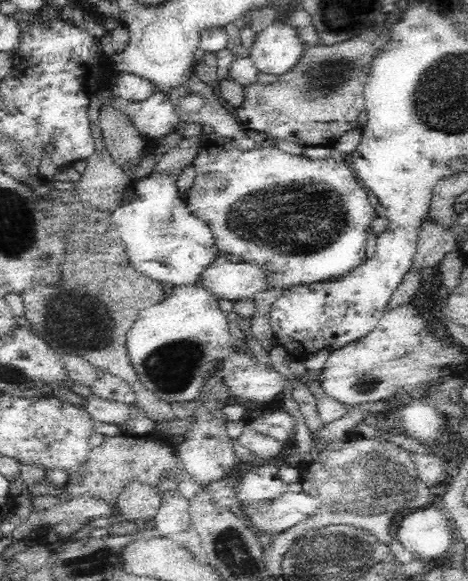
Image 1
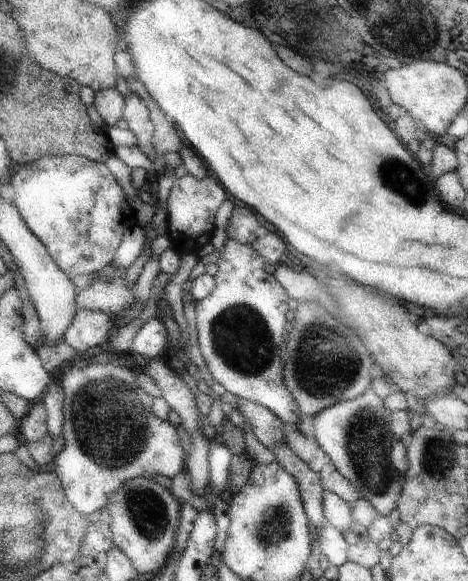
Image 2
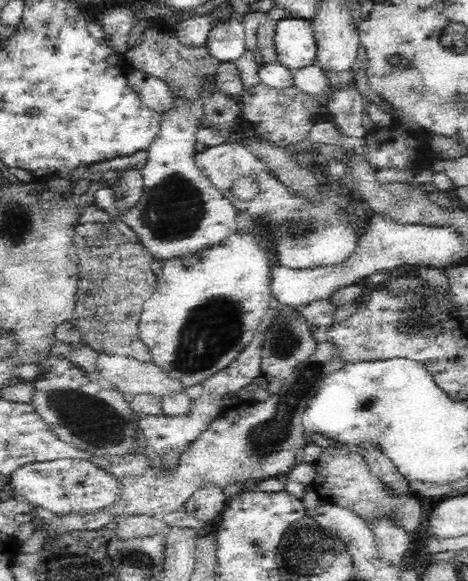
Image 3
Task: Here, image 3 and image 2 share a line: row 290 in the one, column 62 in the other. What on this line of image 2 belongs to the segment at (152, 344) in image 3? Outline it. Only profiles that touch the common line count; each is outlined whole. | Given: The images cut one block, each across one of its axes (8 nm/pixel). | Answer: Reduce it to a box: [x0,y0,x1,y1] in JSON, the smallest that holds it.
[7,154,140,278]

